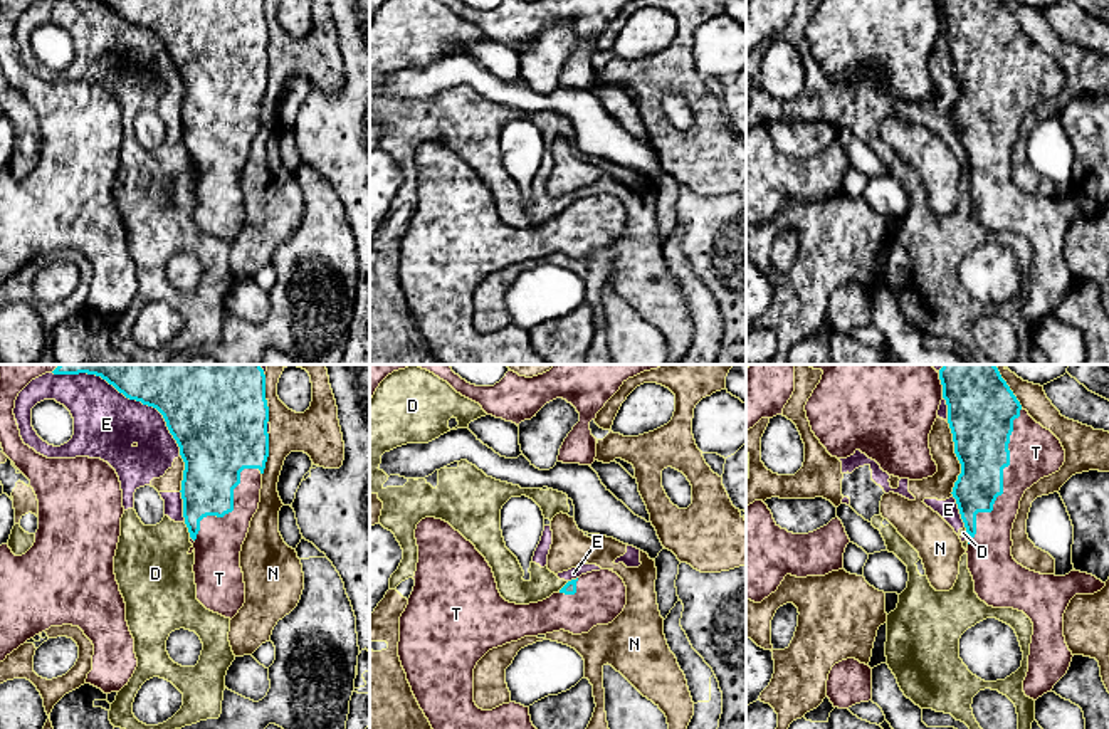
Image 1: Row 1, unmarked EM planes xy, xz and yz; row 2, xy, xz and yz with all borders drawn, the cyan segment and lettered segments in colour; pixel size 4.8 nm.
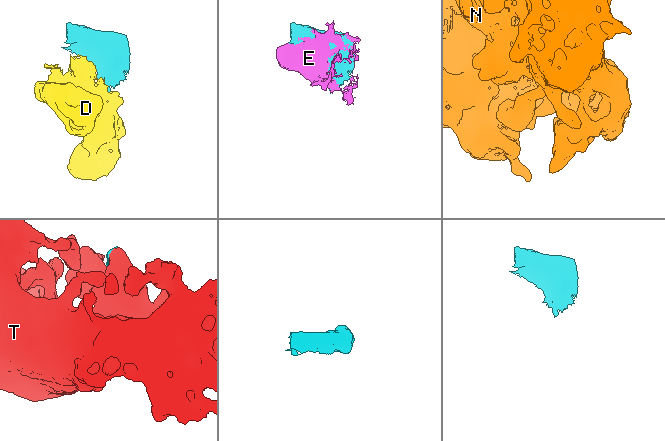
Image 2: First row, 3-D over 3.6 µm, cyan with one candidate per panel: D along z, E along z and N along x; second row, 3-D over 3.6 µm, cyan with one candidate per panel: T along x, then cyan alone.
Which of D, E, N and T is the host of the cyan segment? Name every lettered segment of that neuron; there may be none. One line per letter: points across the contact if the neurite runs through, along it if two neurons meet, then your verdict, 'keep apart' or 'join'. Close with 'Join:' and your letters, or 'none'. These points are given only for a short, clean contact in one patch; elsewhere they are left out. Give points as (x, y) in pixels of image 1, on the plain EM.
D: along xy (183, 146), (190, 160) | keep apart
E: keep apart
N: keep apart
T: join
Join: T

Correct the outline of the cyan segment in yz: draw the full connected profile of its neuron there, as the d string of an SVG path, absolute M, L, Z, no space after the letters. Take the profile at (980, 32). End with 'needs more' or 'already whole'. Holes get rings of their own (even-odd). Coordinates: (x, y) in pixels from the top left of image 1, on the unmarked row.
M822 0L805 29L812 55L832 81L847 82L857 74L875 84L884 96L899 102L922 104L938 96L929 72L929 57L938 42L941 24L948 29L948 47L953 57L954 77L961 87L961 97L953 111L961 143L968 156L968 193L975 205L975 217L993 232L1013 232L1023 235L1033 247L1028 279L1028 296L1023 304L1027 321L1037 324L1067 297L1072 275L1064 260L1064 237L1075 218L1094 218L1106 207L1092 198L1070 195L1065 200L1040 198L1018 188L1012 180L1012 153L1020 124L1027 113L1040 102L1060 94L1065 74L1060 64L1037 47L1001 0Z | needs more

